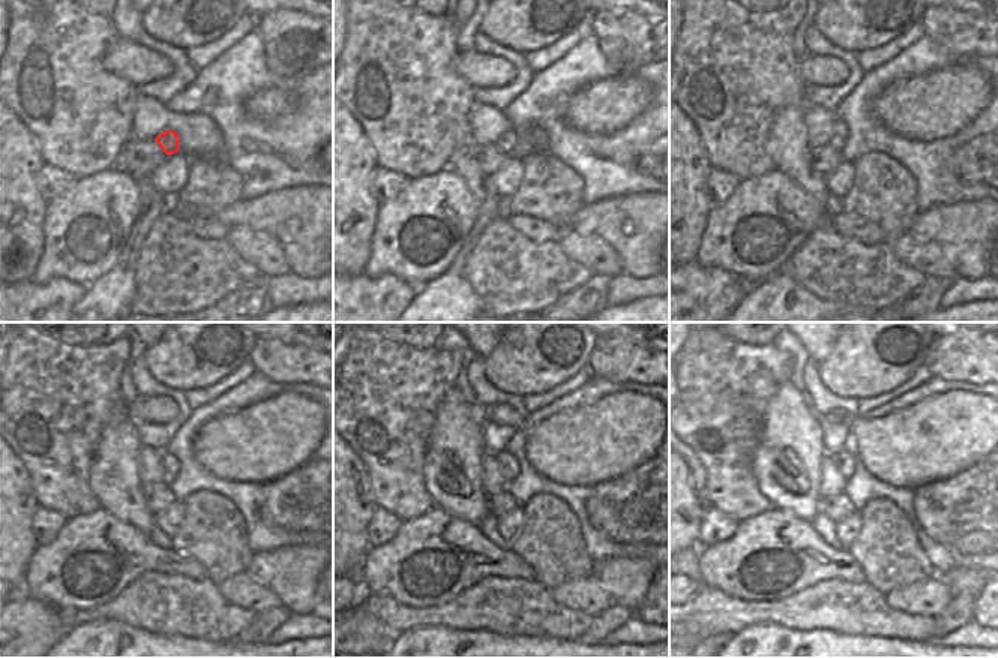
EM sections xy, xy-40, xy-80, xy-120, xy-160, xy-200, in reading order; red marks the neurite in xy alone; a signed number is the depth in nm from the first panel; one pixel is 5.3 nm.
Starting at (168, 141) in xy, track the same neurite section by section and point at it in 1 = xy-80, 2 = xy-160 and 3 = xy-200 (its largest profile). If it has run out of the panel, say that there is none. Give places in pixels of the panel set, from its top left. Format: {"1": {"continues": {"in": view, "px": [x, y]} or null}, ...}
{"1": {"continues": {"in": "xy-80", "px": [839, 129]}}, "2": {"continues": {"in": "xy-160", "px": [508, 465]}}, "3": {"continues": {"in": "xy-200", "px": [844, 463]}}}

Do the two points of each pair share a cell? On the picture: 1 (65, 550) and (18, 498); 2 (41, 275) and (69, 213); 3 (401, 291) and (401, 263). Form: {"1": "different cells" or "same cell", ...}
{"1": "different cells", "2": "same cell", "3": "different cells"}

